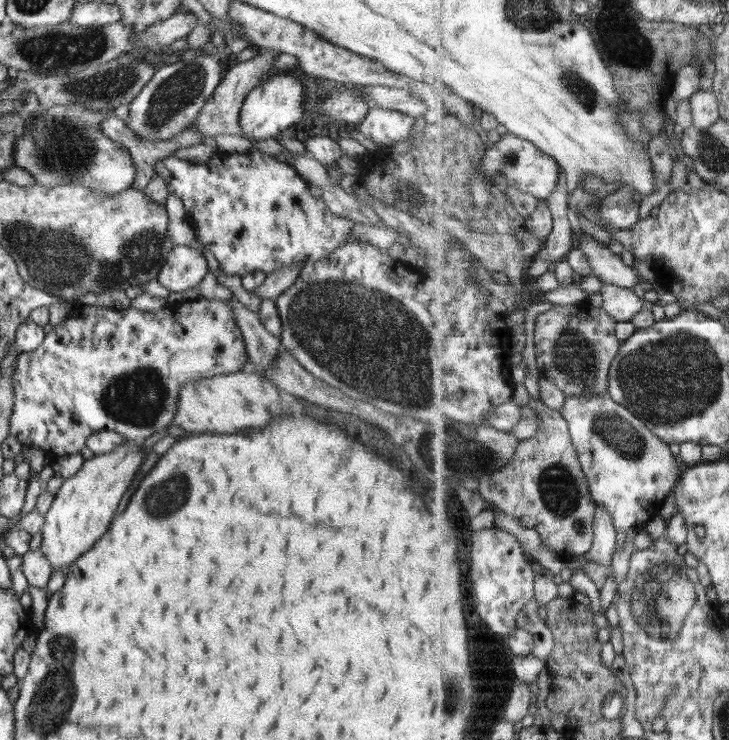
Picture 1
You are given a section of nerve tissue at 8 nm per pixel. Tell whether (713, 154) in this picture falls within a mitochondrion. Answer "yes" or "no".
yes

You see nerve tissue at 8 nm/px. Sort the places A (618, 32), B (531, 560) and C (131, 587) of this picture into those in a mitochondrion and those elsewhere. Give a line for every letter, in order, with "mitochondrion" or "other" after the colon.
A: mitochondrion
B: other
C: other

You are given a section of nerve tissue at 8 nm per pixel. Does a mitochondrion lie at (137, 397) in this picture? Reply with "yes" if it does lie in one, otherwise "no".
yes

